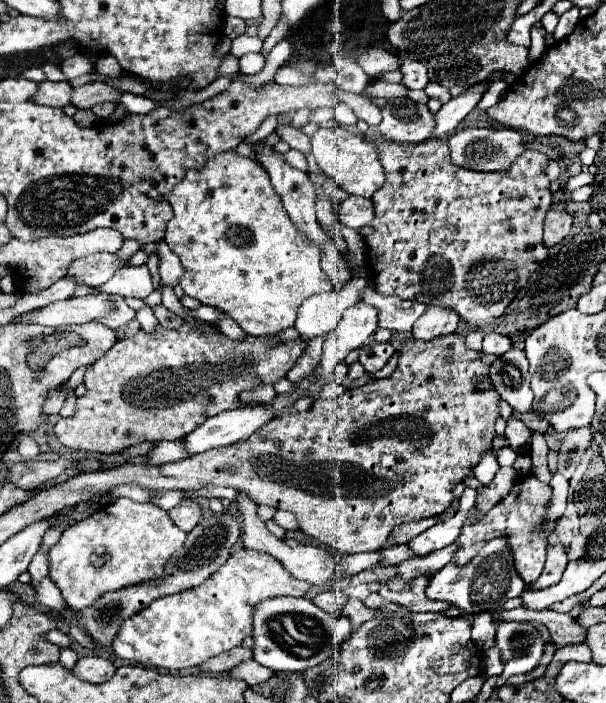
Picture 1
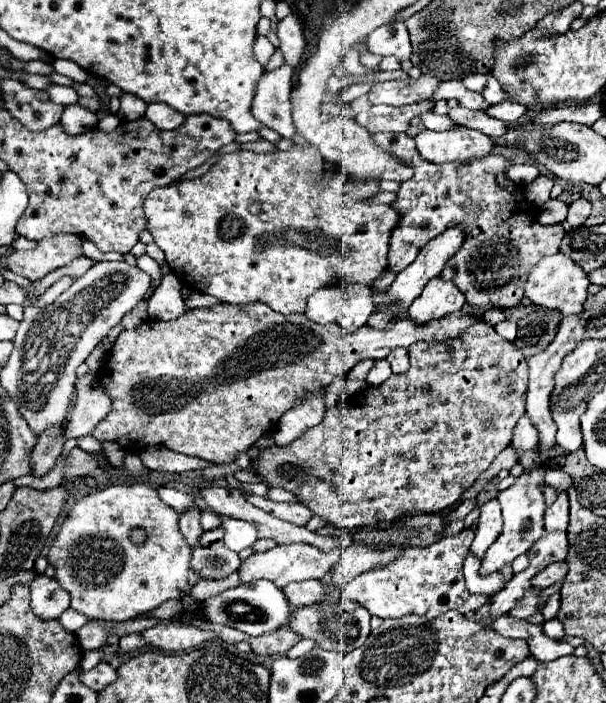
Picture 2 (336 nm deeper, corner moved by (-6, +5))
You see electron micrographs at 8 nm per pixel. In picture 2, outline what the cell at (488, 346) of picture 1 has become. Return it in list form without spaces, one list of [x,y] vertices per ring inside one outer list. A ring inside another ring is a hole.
[[[503,321],[503,323],[495,325],[495,331],[510,342],[517,338],[517,324],[512,321]]]

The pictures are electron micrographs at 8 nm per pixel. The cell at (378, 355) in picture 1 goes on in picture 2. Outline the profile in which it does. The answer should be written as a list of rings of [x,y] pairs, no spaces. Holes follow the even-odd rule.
[[[393,349],[389,355],[387,355],[387,361],[391,363],[391,369],[393,373],[405,373],[409,369],[409,353],[407,349]]]

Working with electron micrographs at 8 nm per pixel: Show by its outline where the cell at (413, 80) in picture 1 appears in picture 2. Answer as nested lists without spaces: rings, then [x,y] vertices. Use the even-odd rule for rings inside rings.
[[[393,21],[377,27],[367,37],[367,49],[375,55],[395,55],[399,61],[411,57],[409,31],[403,21]]]

